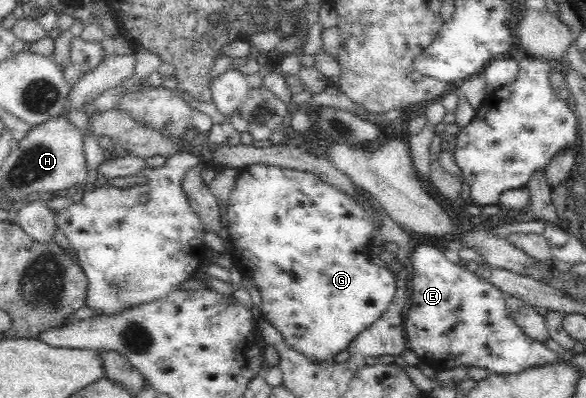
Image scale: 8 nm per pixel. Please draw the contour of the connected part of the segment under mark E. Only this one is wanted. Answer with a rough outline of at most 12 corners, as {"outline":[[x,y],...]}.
{"outline":[[419,244],[405,338],[438,372],[560,359],[498,287]]}

